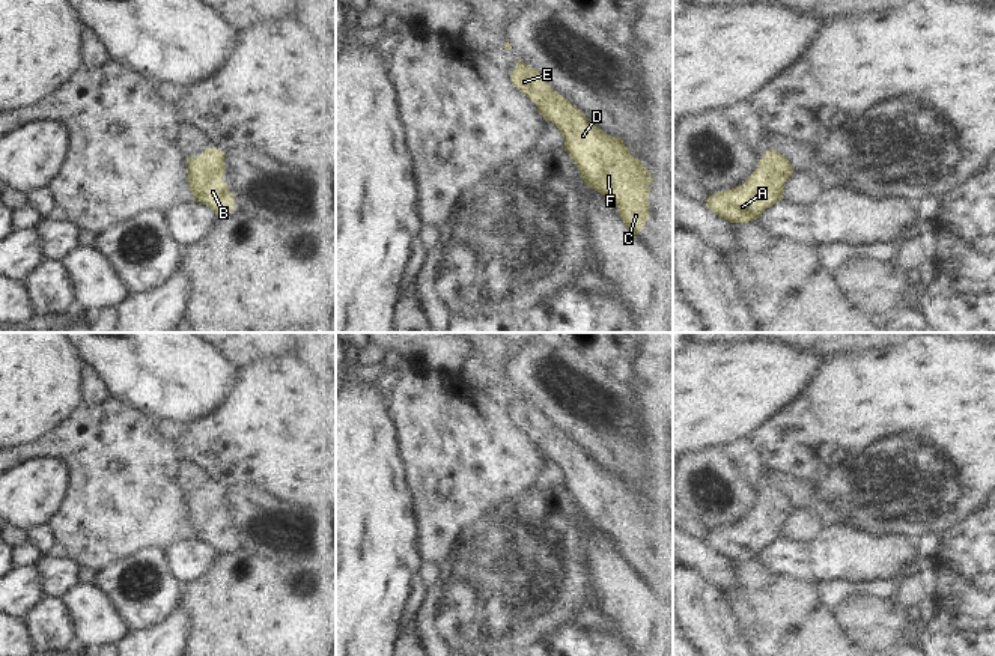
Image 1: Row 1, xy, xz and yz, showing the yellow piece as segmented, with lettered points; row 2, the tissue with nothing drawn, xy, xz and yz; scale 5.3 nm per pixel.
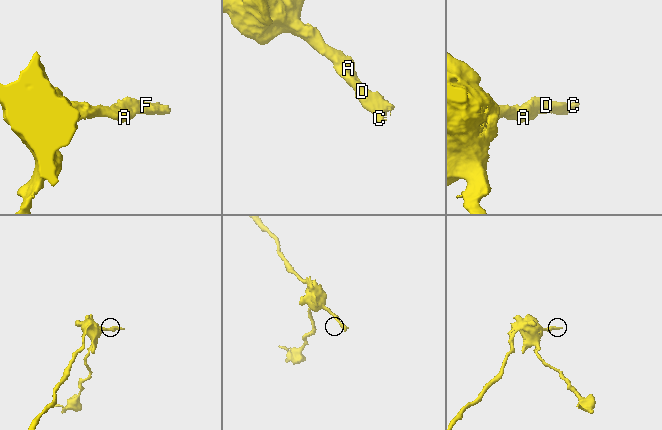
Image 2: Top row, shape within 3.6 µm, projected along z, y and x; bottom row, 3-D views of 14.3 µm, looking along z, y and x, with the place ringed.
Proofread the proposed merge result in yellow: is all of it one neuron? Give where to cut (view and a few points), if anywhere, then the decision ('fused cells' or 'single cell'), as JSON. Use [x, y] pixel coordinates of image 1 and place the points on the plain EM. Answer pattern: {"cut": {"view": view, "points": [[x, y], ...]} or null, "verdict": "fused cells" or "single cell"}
{"cut": null, "verdict": "single cell"}

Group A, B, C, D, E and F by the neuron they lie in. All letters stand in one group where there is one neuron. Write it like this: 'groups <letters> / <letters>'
groups A B C D E F

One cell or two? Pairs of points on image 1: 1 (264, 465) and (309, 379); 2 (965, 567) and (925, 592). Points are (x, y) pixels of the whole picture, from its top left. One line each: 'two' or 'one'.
1: one
2: two

